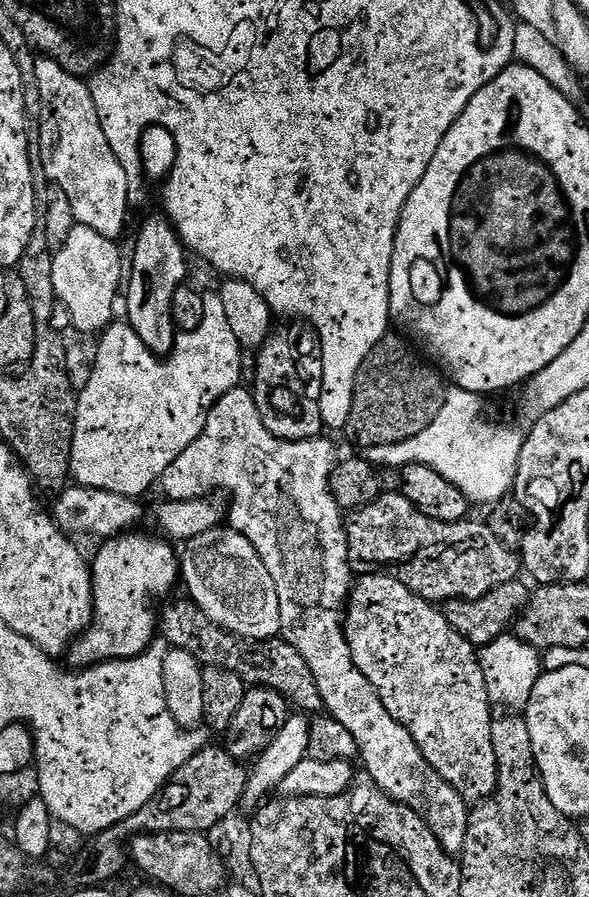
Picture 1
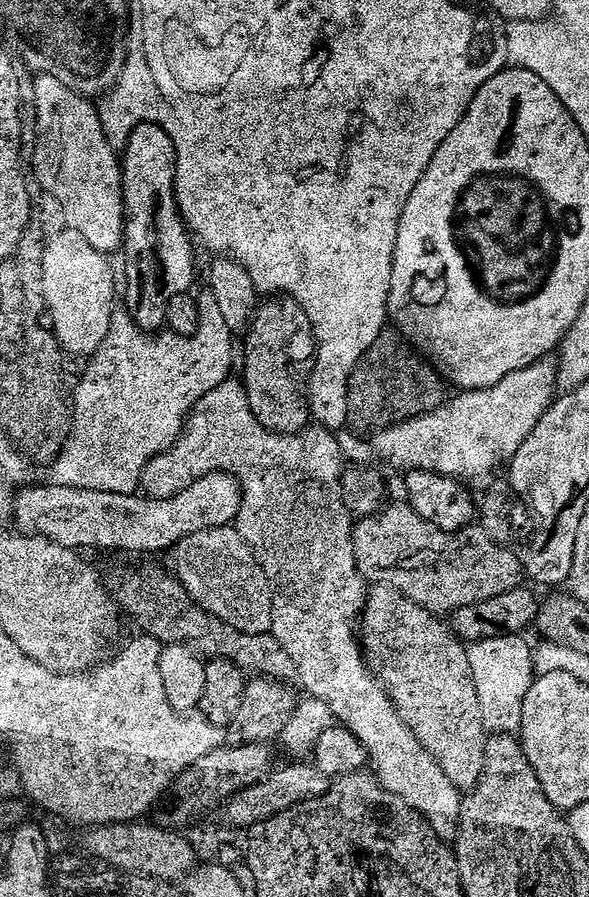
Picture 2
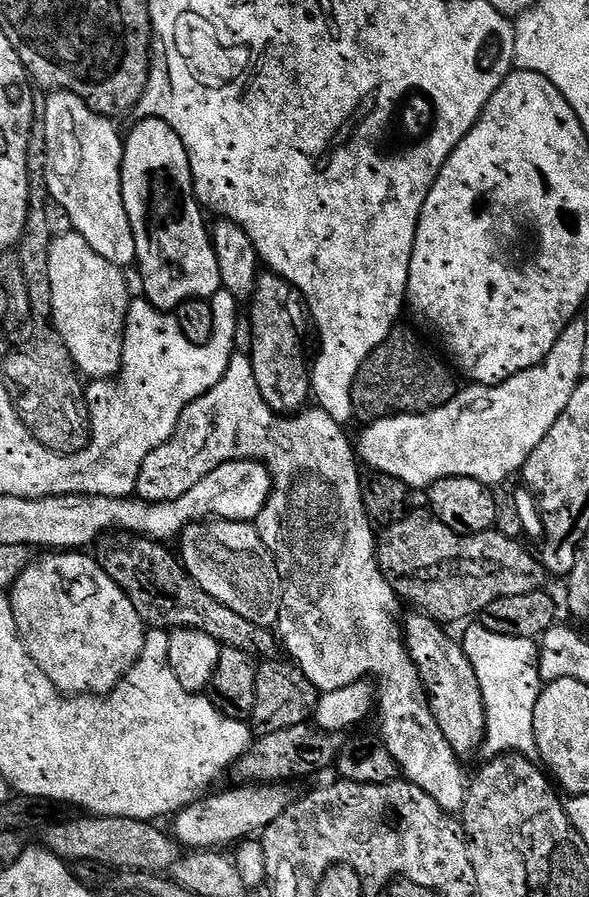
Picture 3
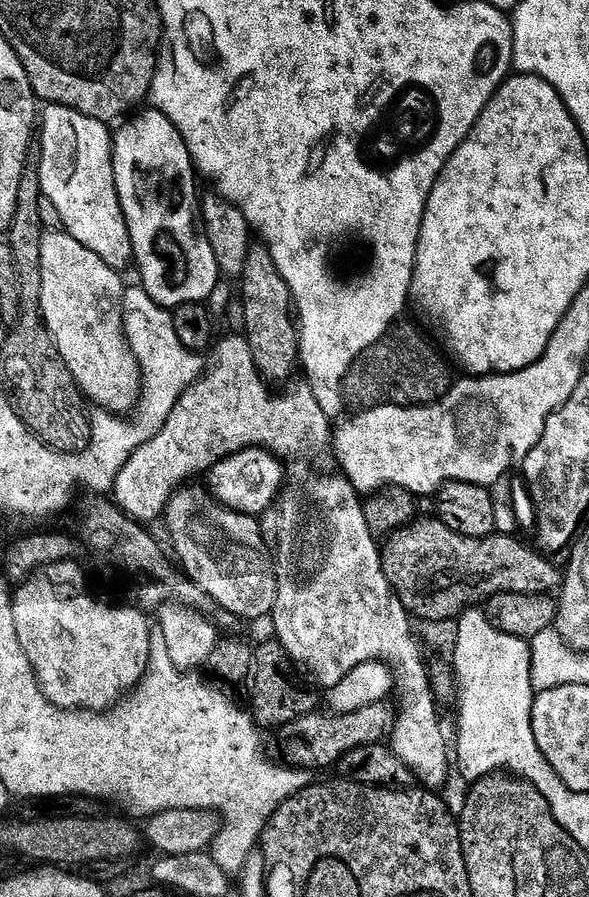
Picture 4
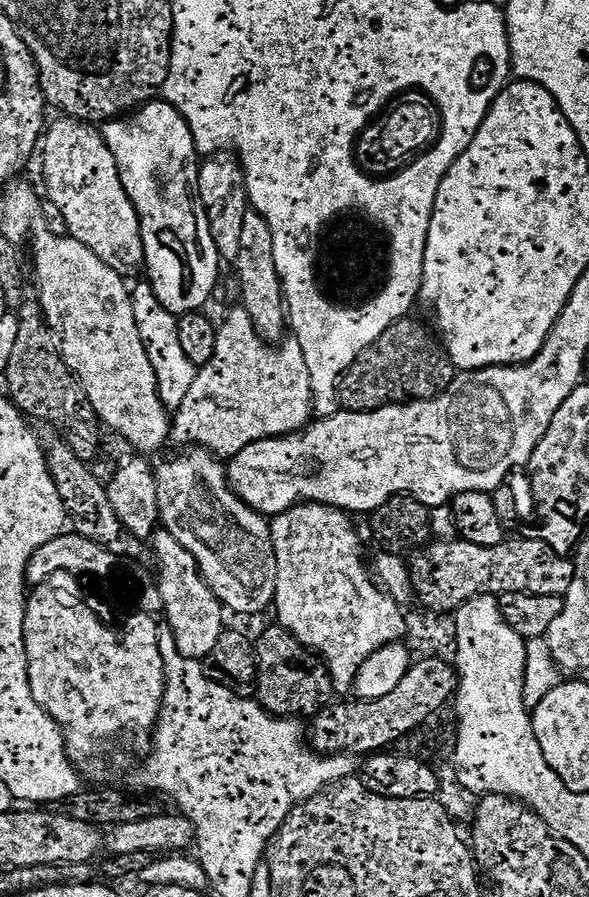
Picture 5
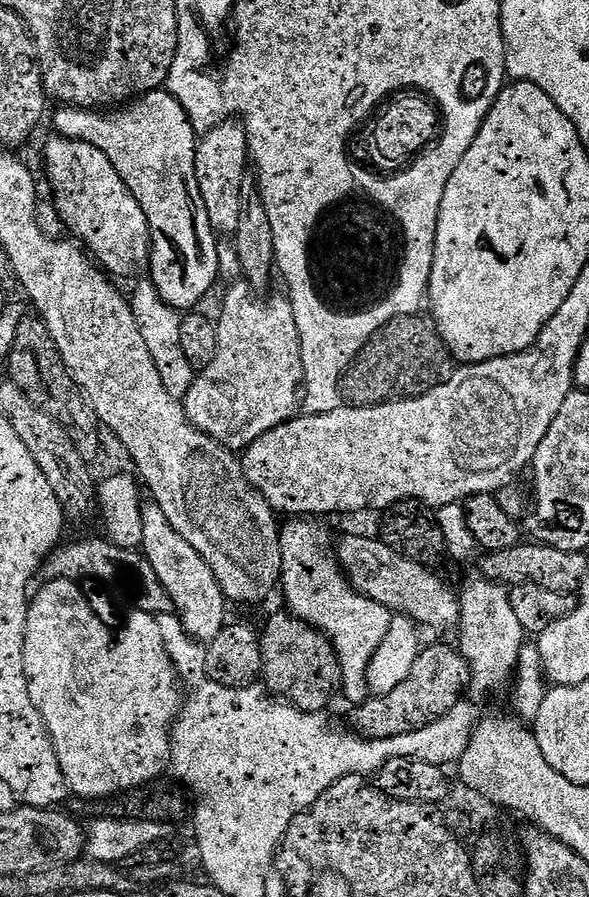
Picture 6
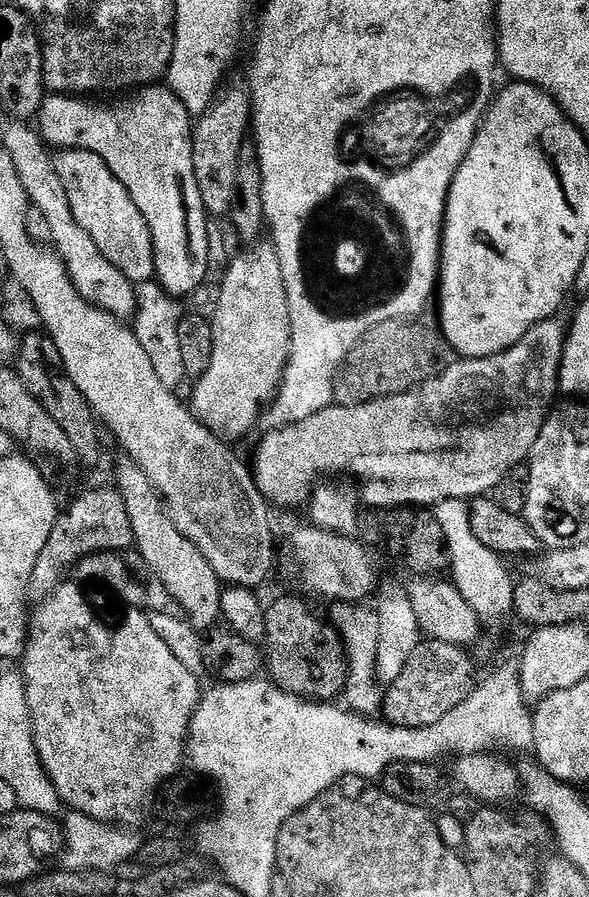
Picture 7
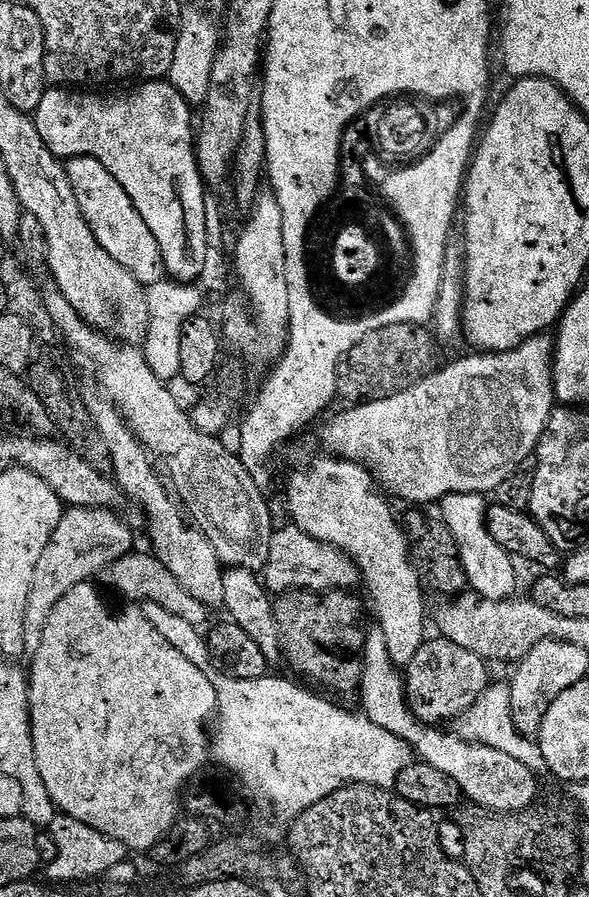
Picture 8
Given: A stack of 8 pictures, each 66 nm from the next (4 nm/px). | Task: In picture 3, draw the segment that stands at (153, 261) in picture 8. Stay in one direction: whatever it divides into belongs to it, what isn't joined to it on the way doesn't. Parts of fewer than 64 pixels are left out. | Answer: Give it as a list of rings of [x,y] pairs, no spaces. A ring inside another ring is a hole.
[[[53,91],[51,95],[47,97],[45,108],[46,150],[48,151],[48,157],[46,158],[44,186],[47,188],[47,195],[59,205],[60,211],[68,217],[71,231],[78,233],[82,238],[86,238],[88,245],[90,245],[99,256],[106,258],[121,270],[127,269],[127,264],[130,264],[130,266],[135,265],[136,243],[134,242],[134,234],[132,233],[132,227],[130,226],[128,215],[126,214],[126,206],[122,202],[122,188],[120,186],[120,163],[124,161],[124,140],[122,139],[122,136],[119,136],[119,134],[116,133],[116,128],[112,125],[115,123],[113,123],[109,117],[101,116],[99,112],[95,112],[88,104],[88,101],[83,100],[81,96],[76,96],[72,92]]]

